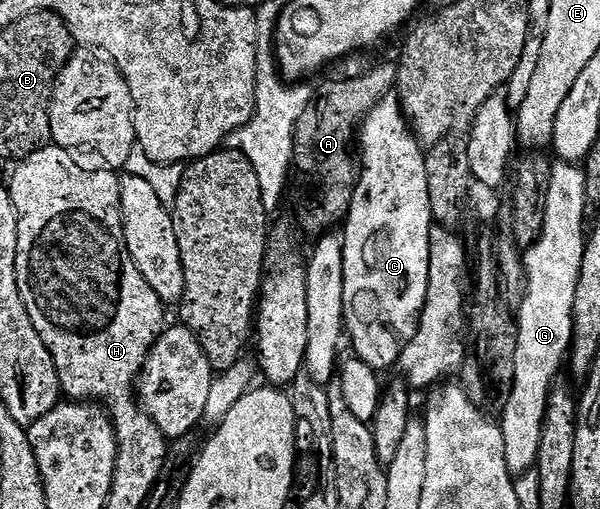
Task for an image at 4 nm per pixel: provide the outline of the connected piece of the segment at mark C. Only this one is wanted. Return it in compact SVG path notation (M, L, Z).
M390 92L380 98L373 105L371 112L363 119L359 127L359 177L357 187L351 200L349 215L345 217L343 223L343 316L345 317L345 333L347 342L353 345L352 353L363 364L367 364L373 370L384 372L398 365L401 360L403 348L411 344L411 336L419 328L421 313L427 300L427 272L429 271L428 242L429 233L434 228L433 213L431 212L431 196L427 196L427 168L425 167L426 151L422 143L418 142L413 131L409 129L409 119L406 118L403 108L401 107L400 97L396 93Z

